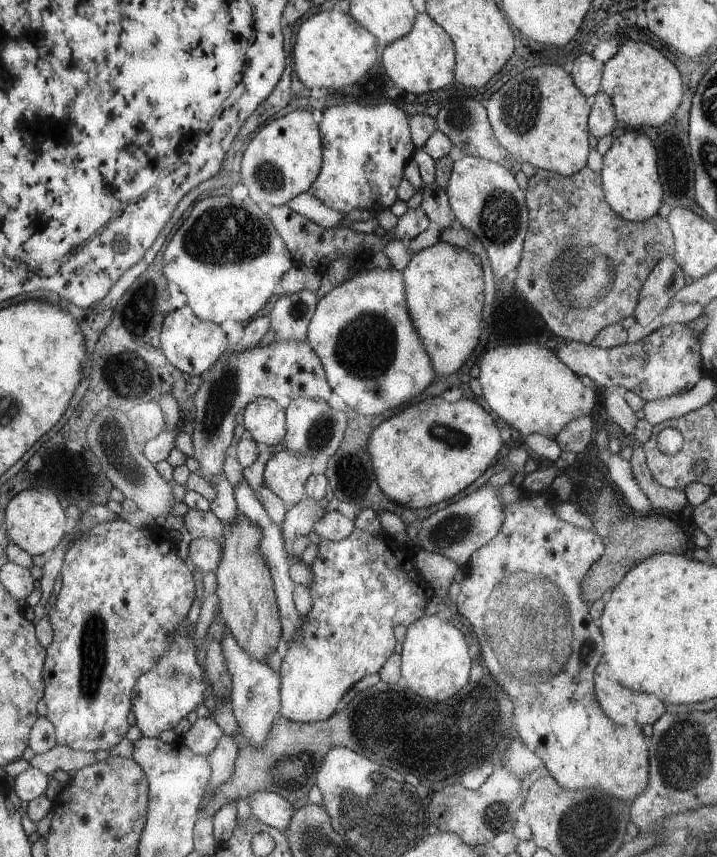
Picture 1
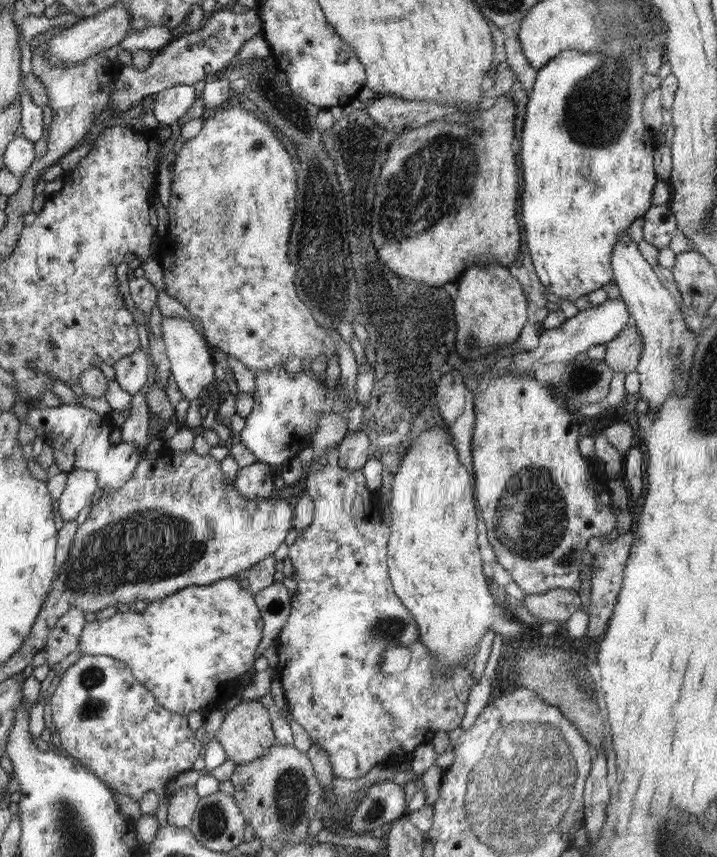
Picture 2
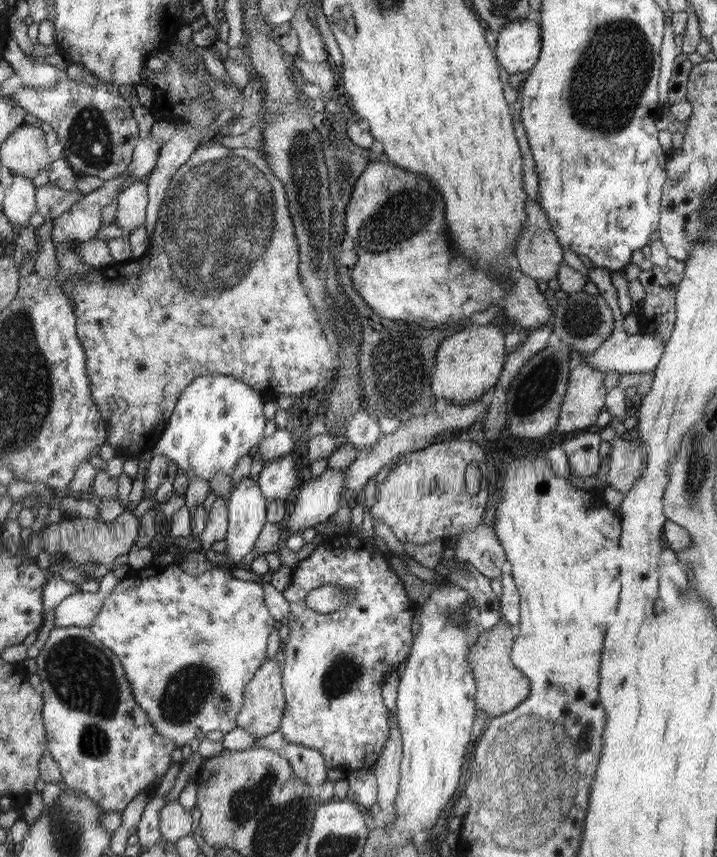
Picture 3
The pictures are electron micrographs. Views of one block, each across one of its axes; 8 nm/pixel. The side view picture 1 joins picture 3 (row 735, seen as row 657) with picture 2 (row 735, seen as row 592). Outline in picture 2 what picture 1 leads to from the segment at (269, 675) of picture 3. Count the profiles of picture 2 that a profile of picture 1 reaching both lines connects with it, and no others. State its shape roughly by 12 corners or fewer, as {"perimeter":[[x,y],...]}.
{"perimeter":[[244,699],[215,738],[236,765],[277,744],[268,710]]}

